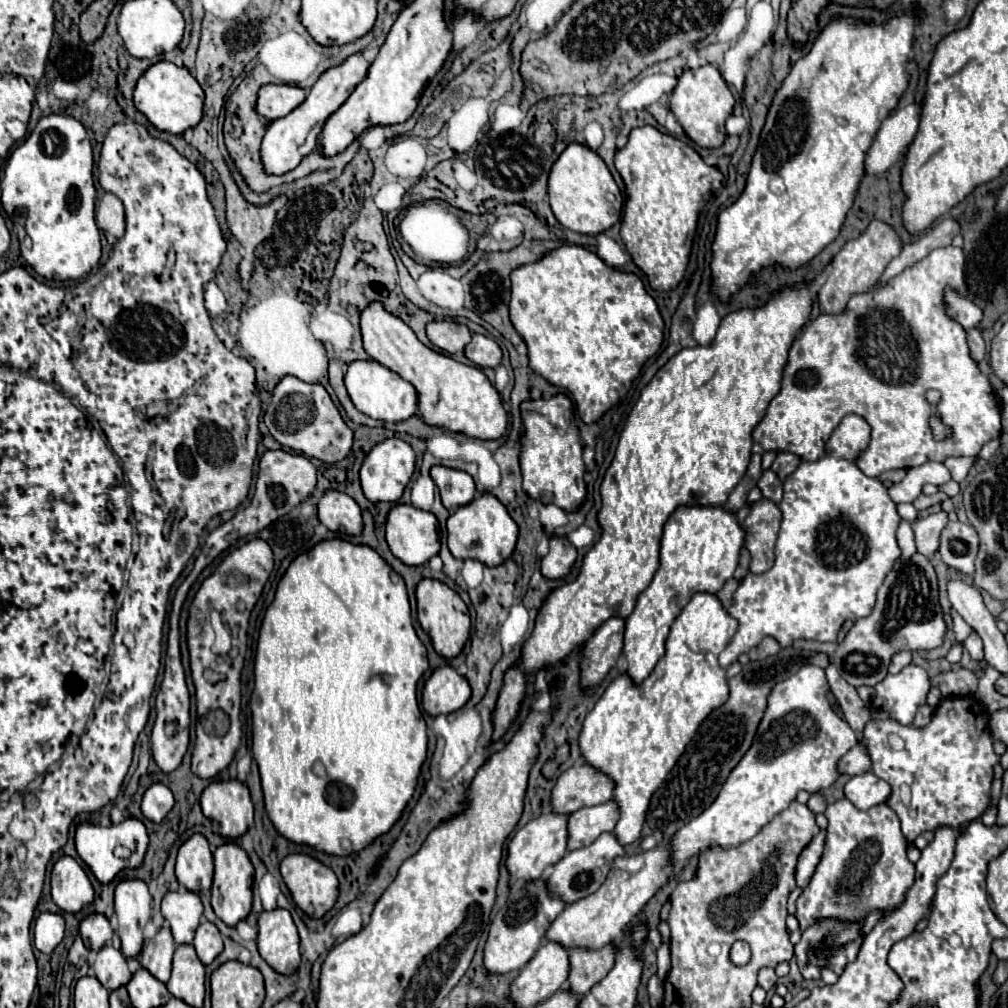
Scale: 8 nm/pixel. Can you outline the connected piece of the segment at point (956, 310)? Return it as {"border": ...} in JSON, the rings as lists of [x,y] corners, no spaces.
{"border":[[[951,288],[945,290],[945,304],[947,304],[947,312],[953,320],[957,320],[965,330],[975,328],[981,322],[981,308],[977,308],[971,300],[961,298],[961,294],[955,294]]]}

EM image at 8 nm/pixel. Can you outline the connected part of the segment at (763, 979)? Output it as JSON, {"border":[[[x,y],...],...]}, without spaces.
{"border":[[[761,968],[759,972],[759,986],[763,990],[771,990],[777,982],[777,976],[775,976],[775,970],[773,968]]]}

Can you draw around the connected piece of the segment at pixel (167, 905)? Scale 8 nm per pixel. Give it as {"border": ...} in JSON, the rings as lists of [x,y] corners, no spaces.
{"border":[[[189,890],[169,892],[163,898],[161,912],[163,912],[163,918],[171,926],[175,944],[177,946],[191,944],[203,916],[203,904],[199,900],[199,894],[189,892]]]}

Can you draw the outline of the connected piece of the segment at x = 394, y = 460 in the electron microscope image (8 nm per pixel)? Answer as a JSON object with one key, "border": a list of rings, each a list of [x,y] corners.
{"border":[[[387,438],[379,442],[367,456],[361,466],[361,486],[365,496],[371,502],[397,502],[403,496],[407,482],[415,472],[415,452],[401,438]]]}

